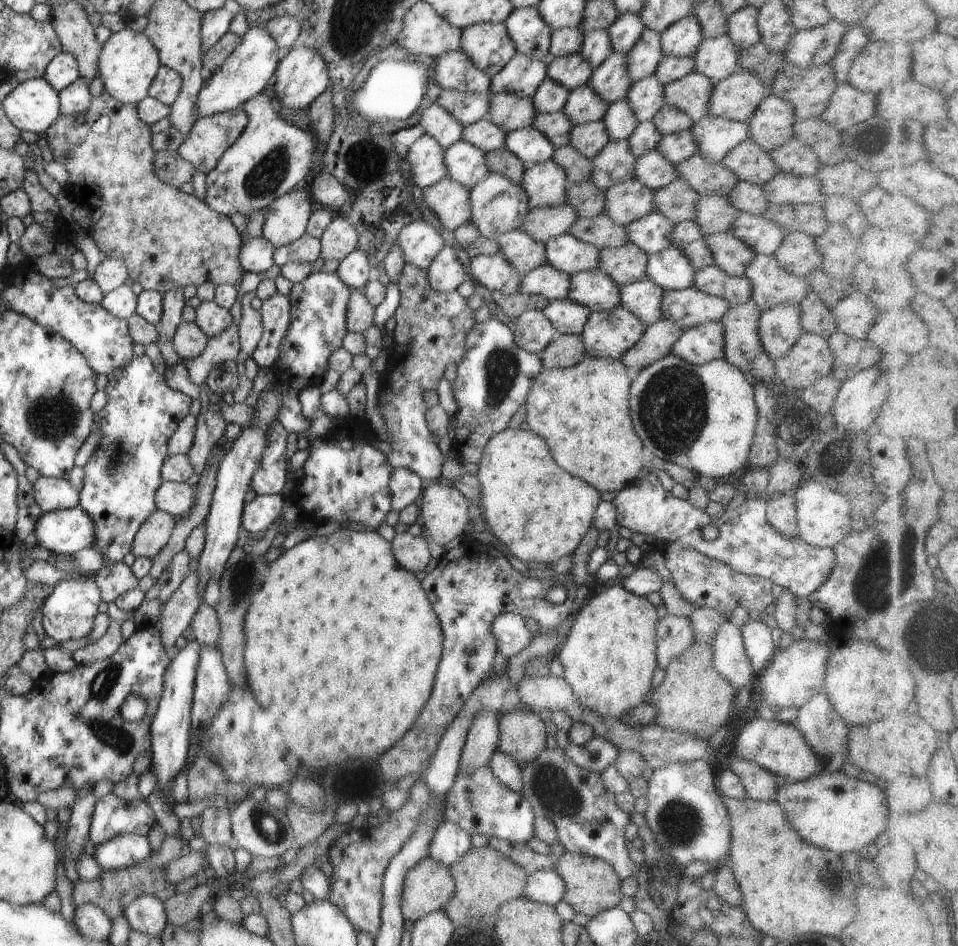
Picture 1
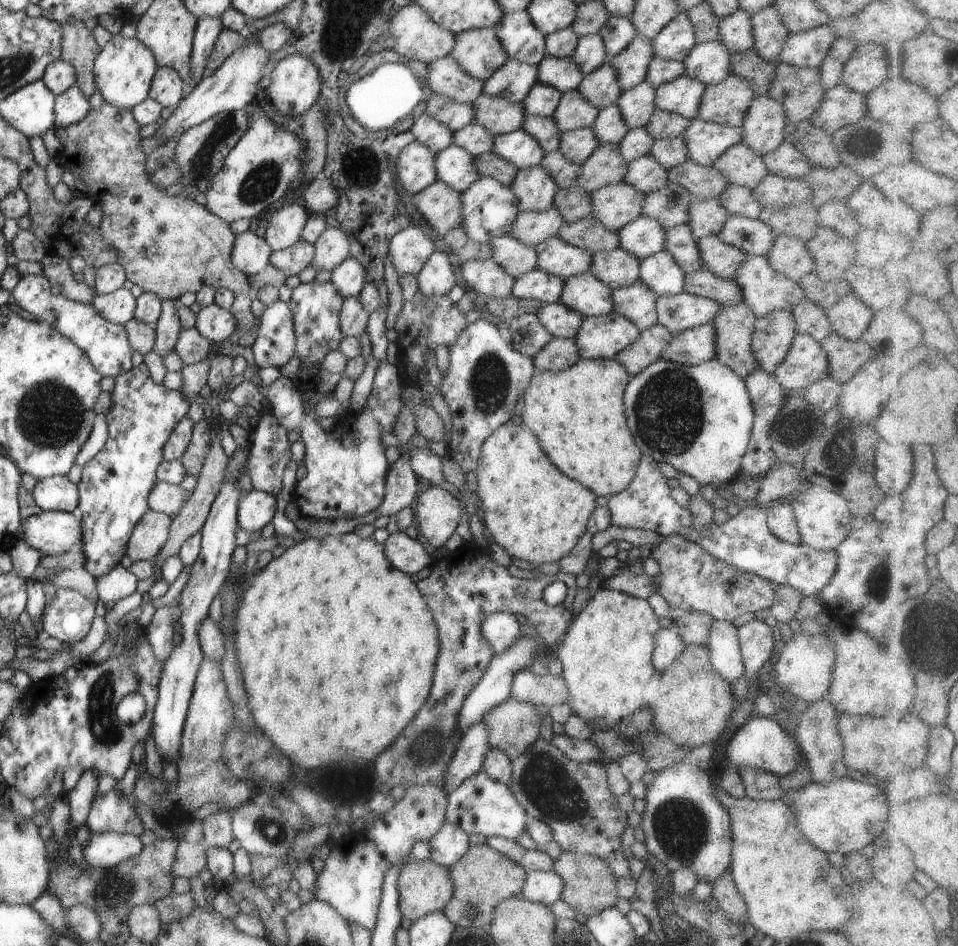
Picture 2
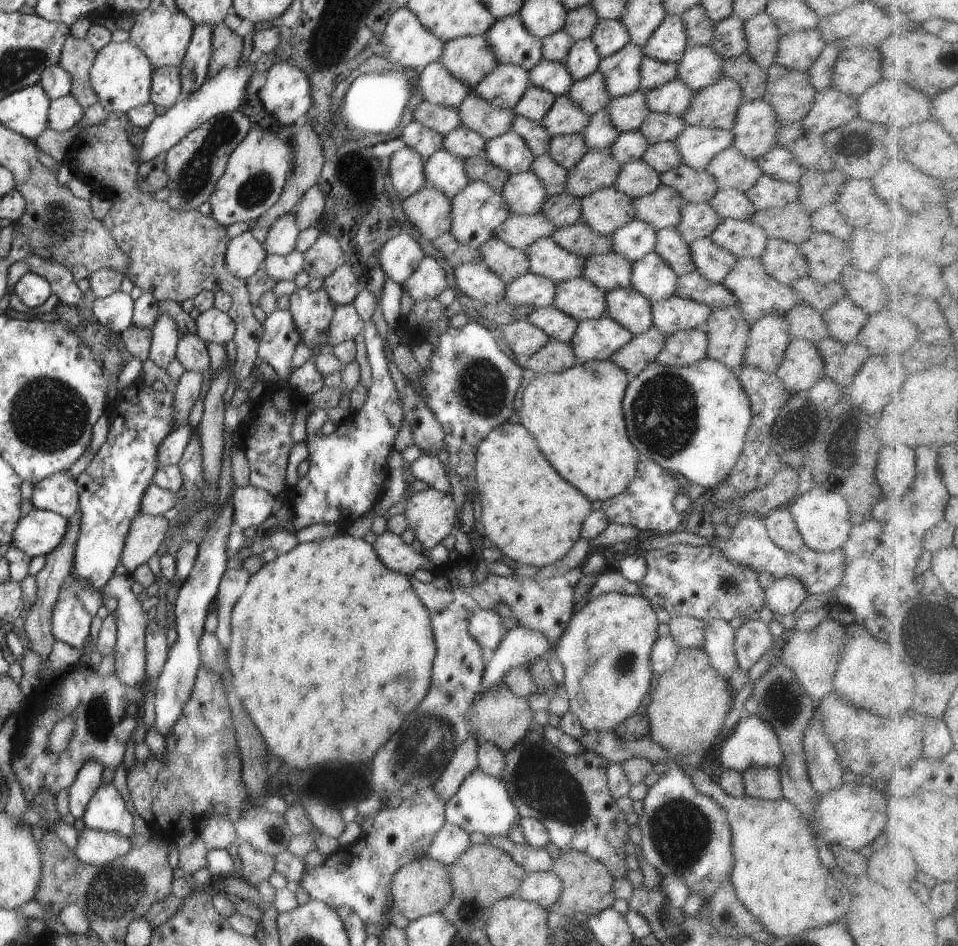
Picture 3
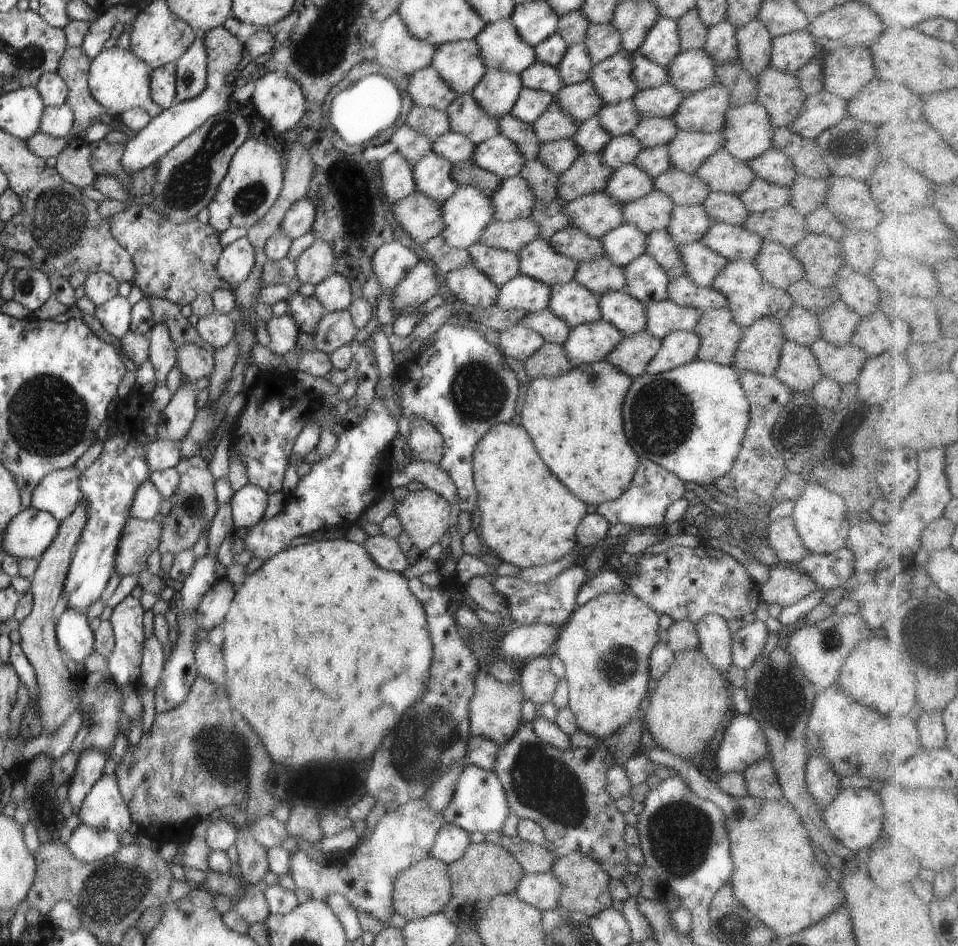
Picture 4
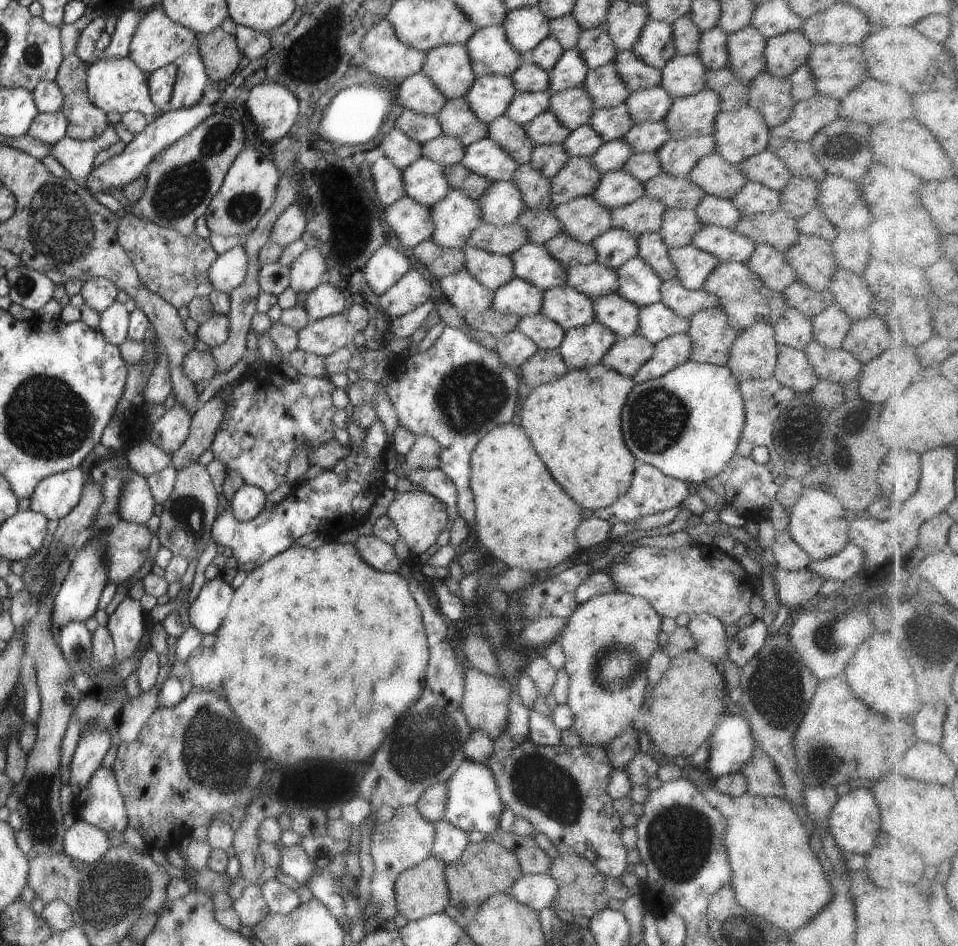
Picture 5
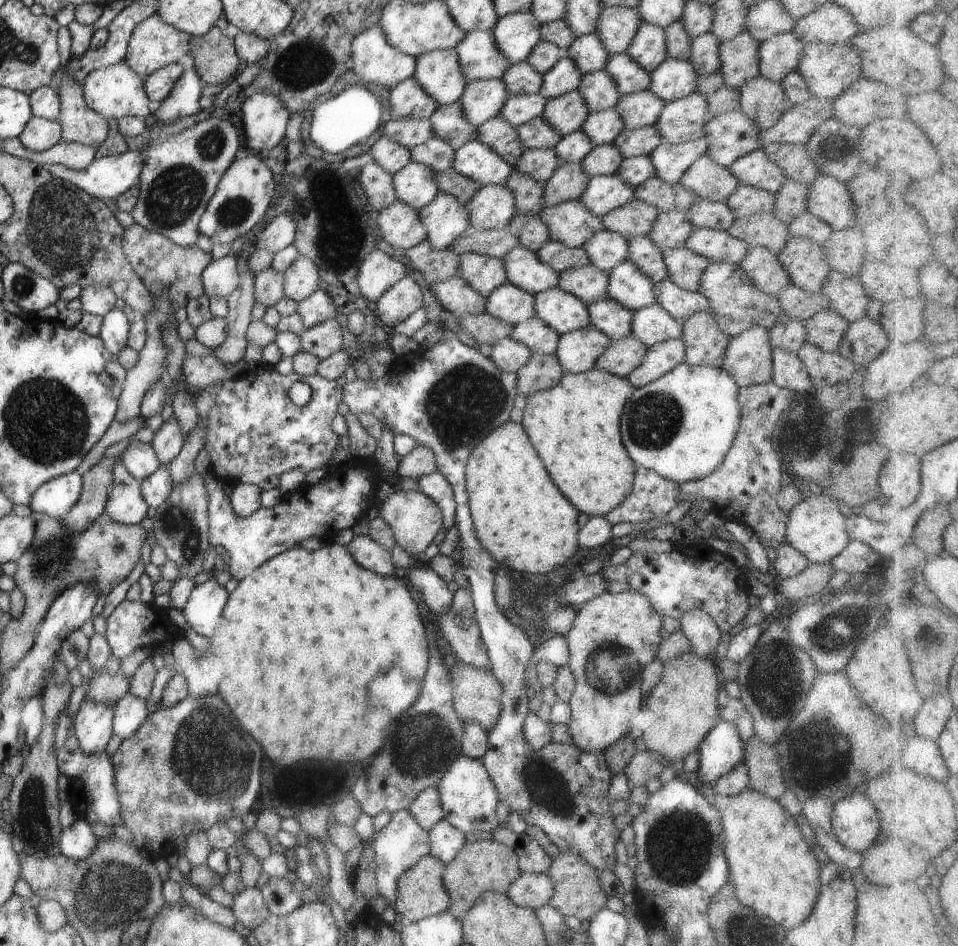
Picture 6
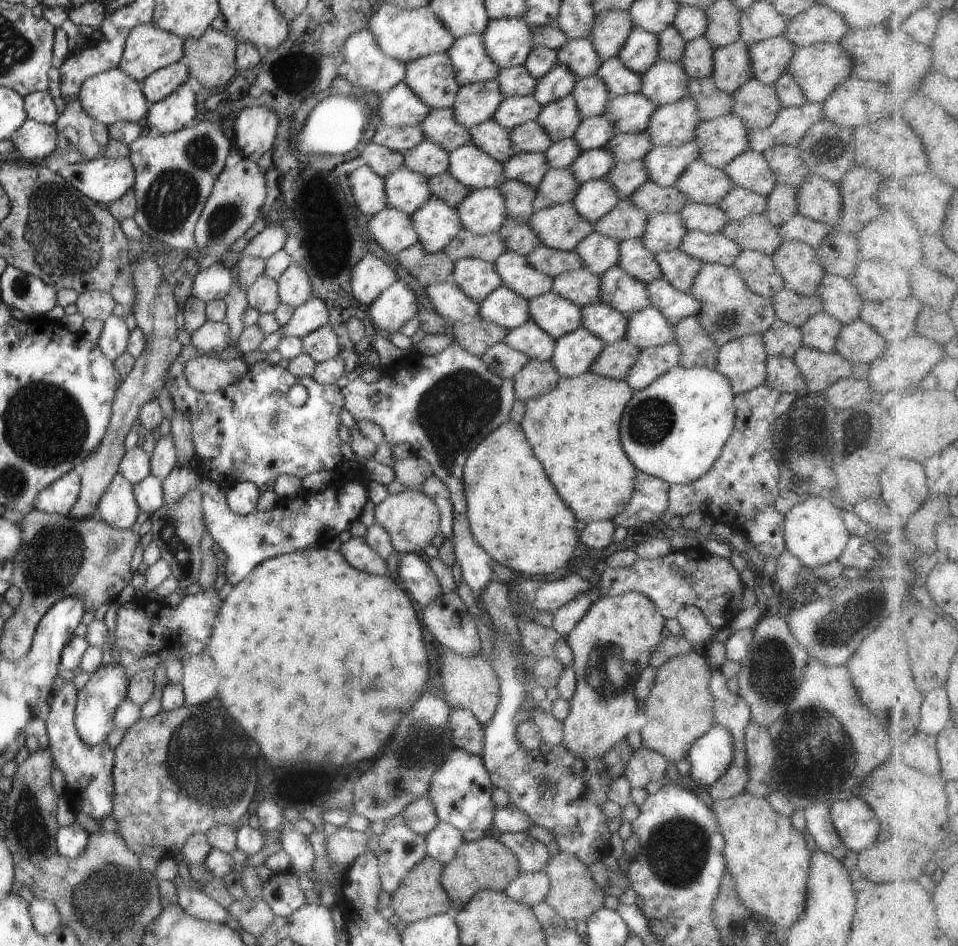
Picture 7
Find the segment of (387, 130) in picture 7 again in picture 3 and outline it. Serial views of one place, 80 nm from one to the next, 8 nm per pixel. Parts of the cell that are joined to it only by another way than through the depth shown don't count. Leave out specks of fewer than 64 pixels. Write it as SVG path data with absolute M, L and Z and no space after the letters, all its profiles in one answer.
M422 101L413 111L412 121L419 122L426 128L441 135L448 134L461 126L457 108L448 108Z

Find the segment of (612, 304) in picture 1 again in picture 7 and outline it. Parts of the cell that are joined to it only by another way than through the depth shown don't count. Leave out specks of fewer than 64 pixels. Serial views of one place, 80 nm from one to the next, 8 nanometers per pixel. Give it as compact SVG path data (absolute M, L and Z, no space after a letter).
M548 291L529 300L529 315L554 340L581 326L581 308L560 295Z

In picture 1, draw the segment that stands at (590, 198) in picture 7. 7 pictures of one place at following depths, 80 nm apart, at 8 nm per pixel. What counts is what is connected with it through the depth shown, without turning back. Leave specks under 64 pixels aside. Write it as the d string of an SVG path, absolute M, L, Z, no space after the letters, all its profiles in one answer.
M657 150L647 152L636 159L634 179L657 191L674 182L678 177L676 165Z

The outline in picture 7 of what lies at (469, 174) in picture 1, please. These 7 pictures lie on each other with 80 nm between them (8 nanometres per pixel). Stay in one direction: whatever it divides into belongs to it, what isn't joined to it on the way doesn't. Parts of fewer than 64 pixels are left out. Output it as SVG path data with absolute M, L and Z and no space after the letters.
M398 167L385 178L387 206L411 215L432 196L427 180L423 174Z

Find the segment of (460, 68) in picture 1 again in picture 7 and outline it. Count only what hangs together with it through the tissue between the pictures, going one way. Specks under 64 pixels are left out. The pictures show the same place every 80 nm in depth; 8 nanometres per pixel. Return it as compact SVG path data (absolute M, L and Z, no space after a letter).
M398 83L380 96L378 116L382 125L413 127L421 123L432 109L414 94L406 83Z

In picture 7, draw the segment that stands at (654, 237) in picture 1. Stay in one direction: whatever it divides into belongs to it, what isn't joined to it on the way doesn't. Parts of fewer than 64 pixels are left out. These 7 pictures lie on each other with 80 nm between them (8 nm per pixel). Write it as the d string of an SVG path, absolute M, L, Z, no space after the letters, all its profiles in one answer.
M596 231L580 240L573 251L582 259L583 266L598 276L616 267L620 258L619 242Z

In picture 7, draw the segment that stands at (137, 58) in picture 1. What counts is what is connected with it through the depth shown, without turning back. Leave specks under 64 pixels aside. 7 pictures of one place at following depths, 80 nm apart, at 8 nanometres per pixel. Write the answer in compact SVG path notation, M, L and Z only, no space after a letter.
M112 69L87 78L82 83L76 98L82 108L96 122L109 127L118 121L138 123L148 112L148 101L138 85L138 81L124 74L120 69Z

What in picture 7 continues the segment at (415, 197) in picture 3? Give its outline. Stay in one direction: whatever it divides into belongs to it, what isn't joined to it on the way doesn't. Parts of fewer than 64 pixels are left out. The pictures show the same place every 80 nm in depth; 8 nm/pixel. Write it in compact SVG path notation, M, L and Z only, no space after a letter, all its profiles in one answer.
M387 206L370 217L368 234L381 246L382 250L394 256L397 252L419 242L418 233L409 216Z

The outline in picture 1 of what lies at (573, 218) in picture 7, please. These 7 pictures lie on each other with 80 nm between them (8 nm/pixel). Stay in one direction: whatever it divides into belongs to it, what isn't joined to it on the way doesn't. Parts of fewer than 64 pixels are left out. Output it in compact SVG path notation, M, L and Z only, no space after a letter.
M636 179L620 181L604 192L604 213L617 225L628 226L655 210L655 190Z

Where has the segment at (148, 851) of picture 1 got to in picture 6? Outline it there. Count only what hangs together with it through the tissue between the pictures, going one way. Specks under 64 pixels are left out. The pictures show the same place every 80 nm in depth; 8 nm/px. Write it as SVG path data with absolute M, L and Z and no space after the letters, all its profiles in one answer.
M77 817L74 824L61 832L59 852L73 859L83 859L94 852L99 838L84 818Z

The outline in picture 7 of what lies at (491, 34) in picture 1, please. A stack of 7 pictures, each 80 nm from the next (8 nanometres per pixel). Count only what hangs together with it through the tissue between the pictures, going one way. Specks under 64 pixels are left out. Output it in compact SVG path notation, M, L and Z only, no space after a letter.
M447 52L431 54L405 65L402 83L406 83L424 104L431 109L453 106L460 84L455 79Z

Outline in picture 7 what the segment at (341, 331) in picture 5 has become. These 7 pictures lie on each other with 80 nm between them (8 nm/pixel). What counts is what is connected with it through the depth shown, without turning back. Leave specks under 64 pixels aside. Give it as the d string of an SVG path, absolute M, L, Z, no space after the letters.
M326 324L307 334L301 340L303 342L303 352L310 356L316 365L338 357L340 346L336 332L330 325Z

